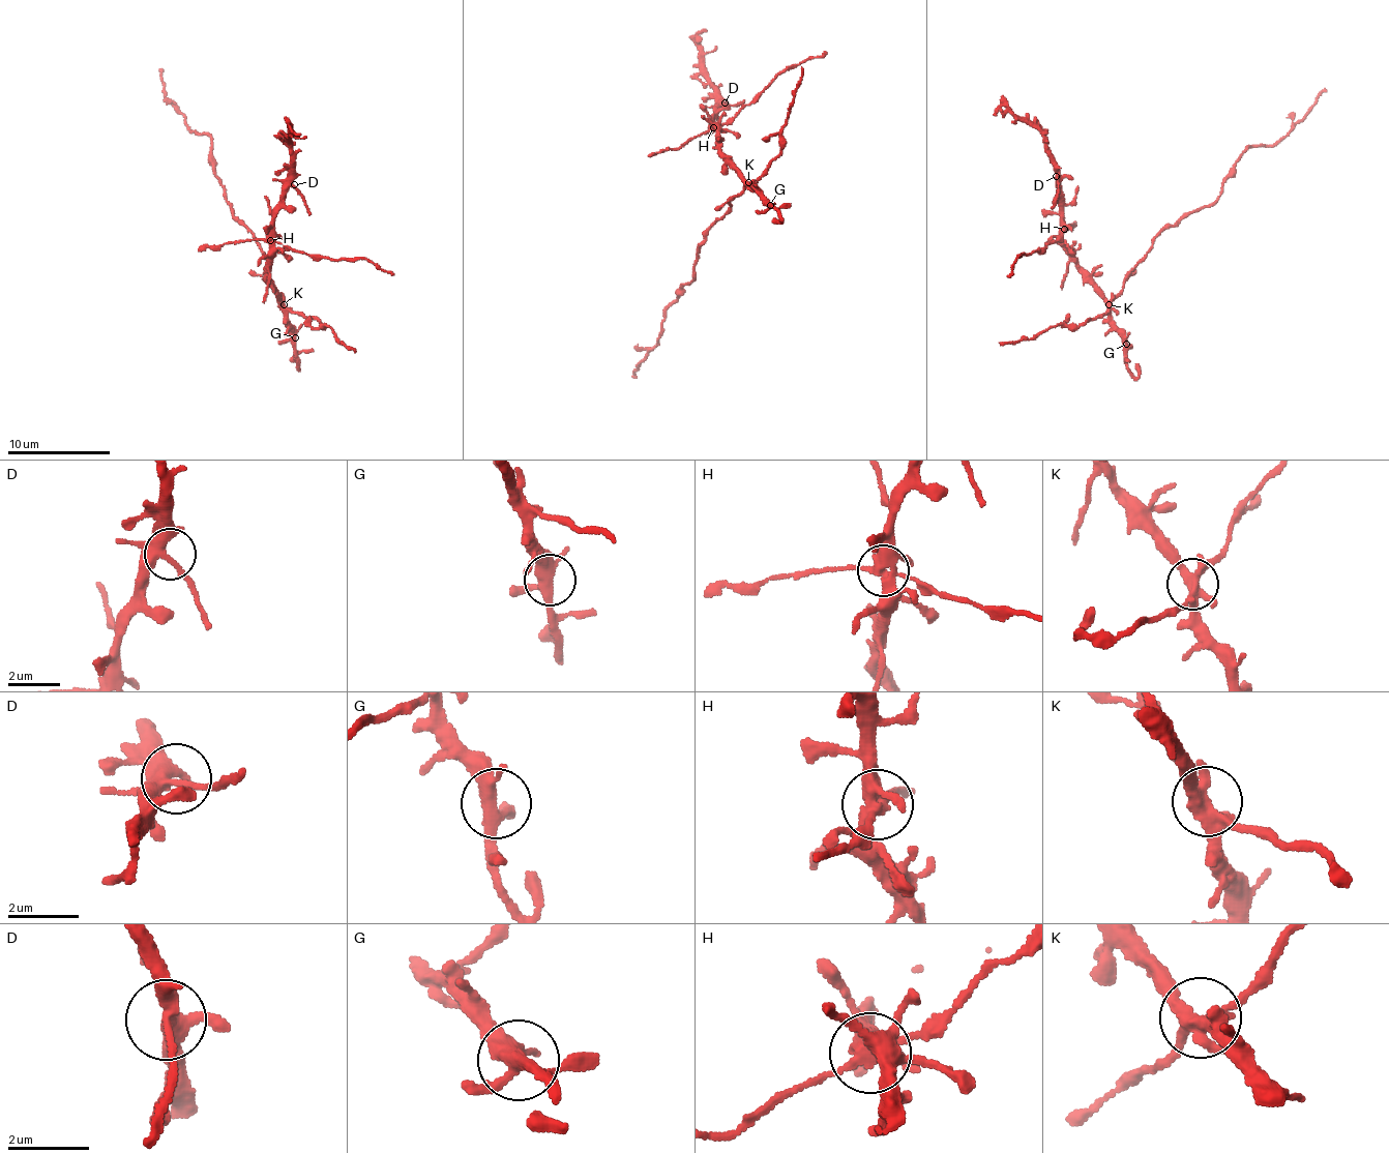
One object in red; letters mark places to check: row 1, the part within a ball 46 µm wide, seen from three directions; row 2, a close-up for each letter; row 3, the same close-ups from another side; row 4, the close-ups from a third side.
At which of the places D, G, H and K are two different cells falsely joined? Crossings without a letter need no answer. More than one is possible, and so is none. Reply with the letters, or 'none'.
H, K

